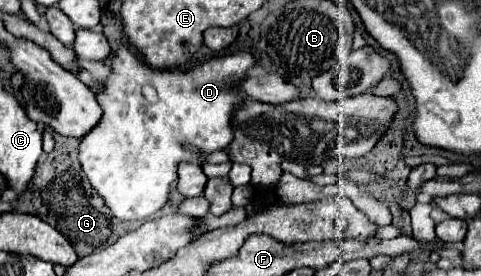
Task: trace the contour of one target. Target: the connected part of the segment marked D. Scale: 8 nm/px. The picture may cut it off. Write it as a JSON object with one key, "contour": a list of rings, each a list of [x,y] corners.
{"contour":[[[129,43],[119,45],[105,61],[109,67],[107,79],[93,89],[97,103],[103,109],[101,121],[79,141],[79,161],[93,189],[103,197],[105,205],[121,221],[143,221],[157,213],[169,201],[171,189],[177,187],[177,167],[183,161],[203,165],[205,157],[217,149],[227,149],[233,141],[233,113],[247,99],[241,93],[241,77],[255,67],[253,51],[235,51],[223,57],[213,57],[189,69],[149,69]]]}

